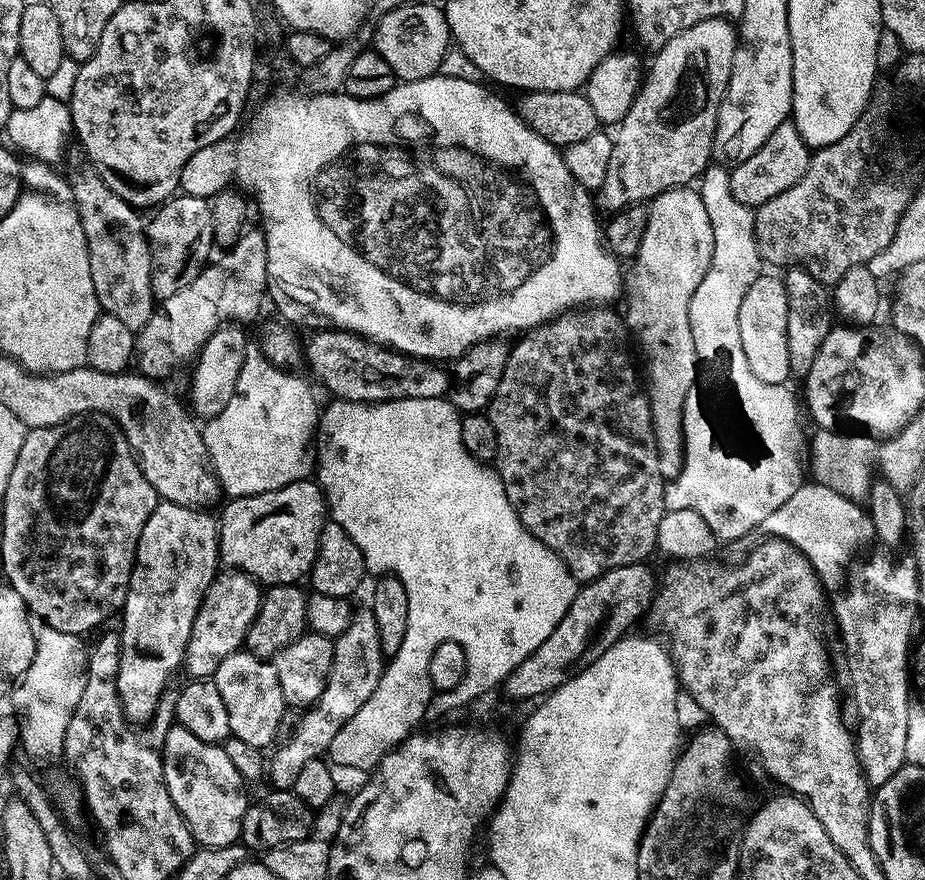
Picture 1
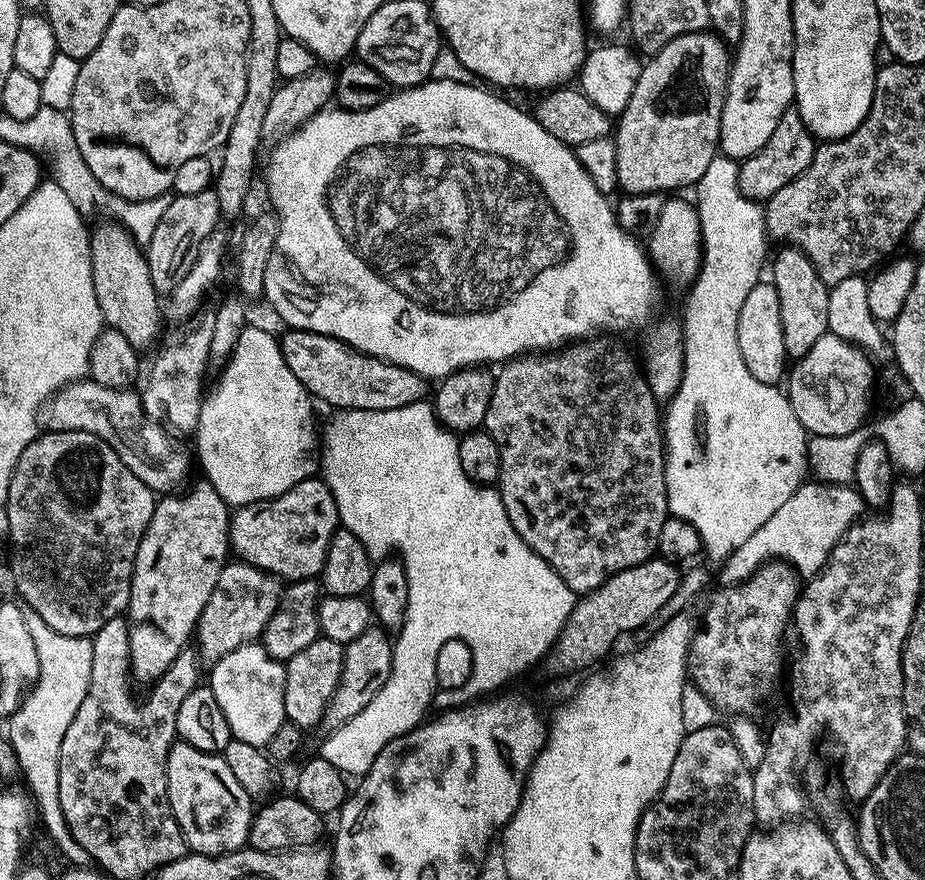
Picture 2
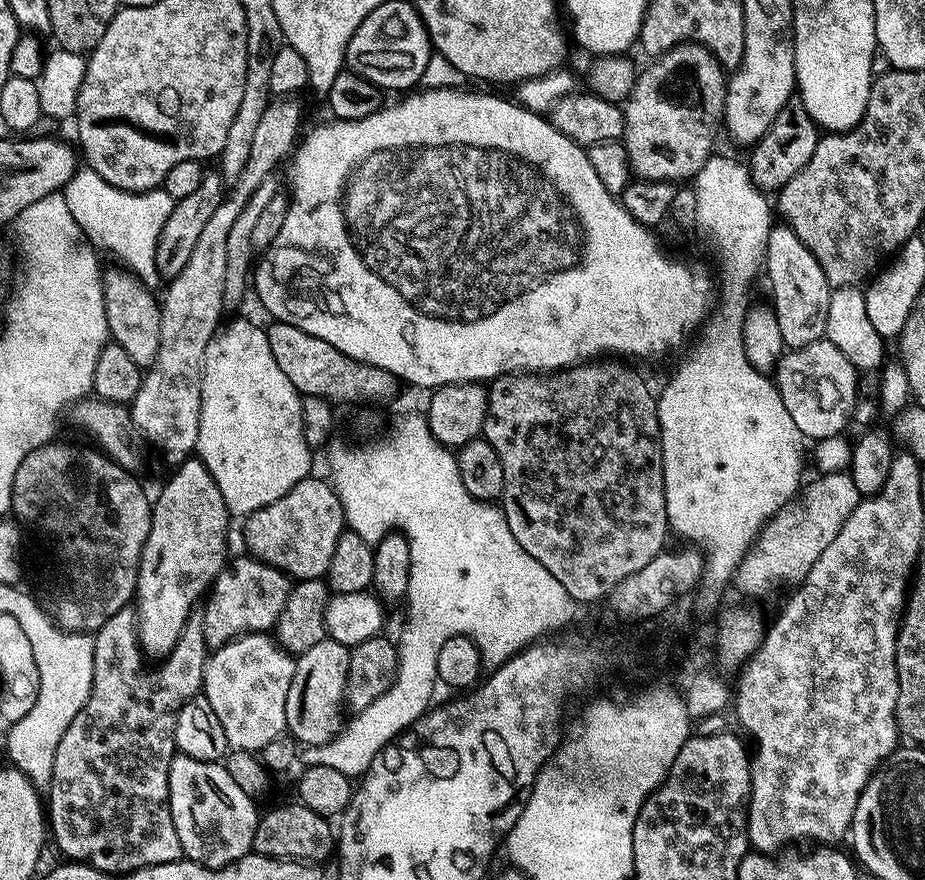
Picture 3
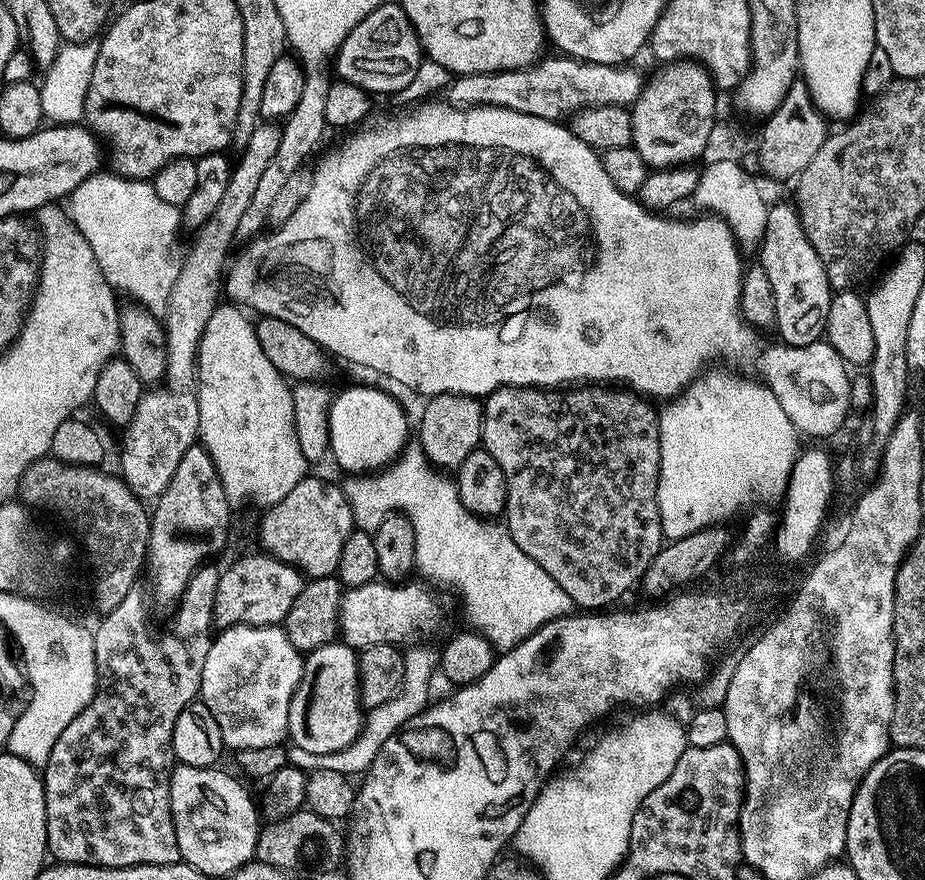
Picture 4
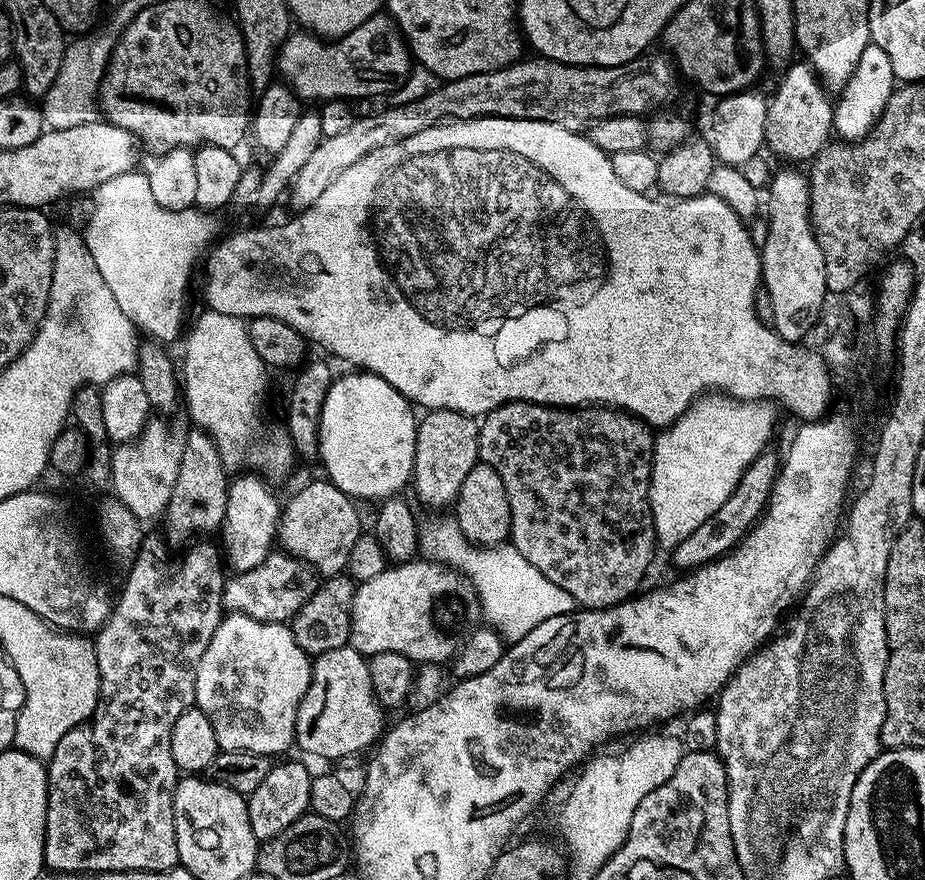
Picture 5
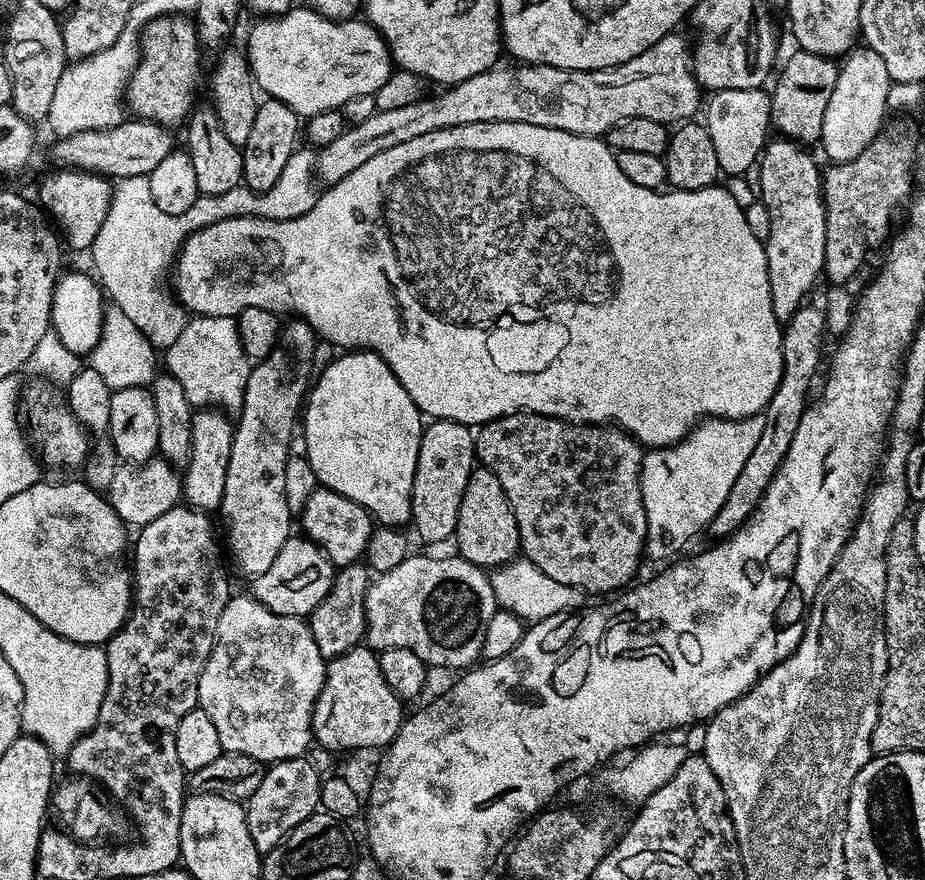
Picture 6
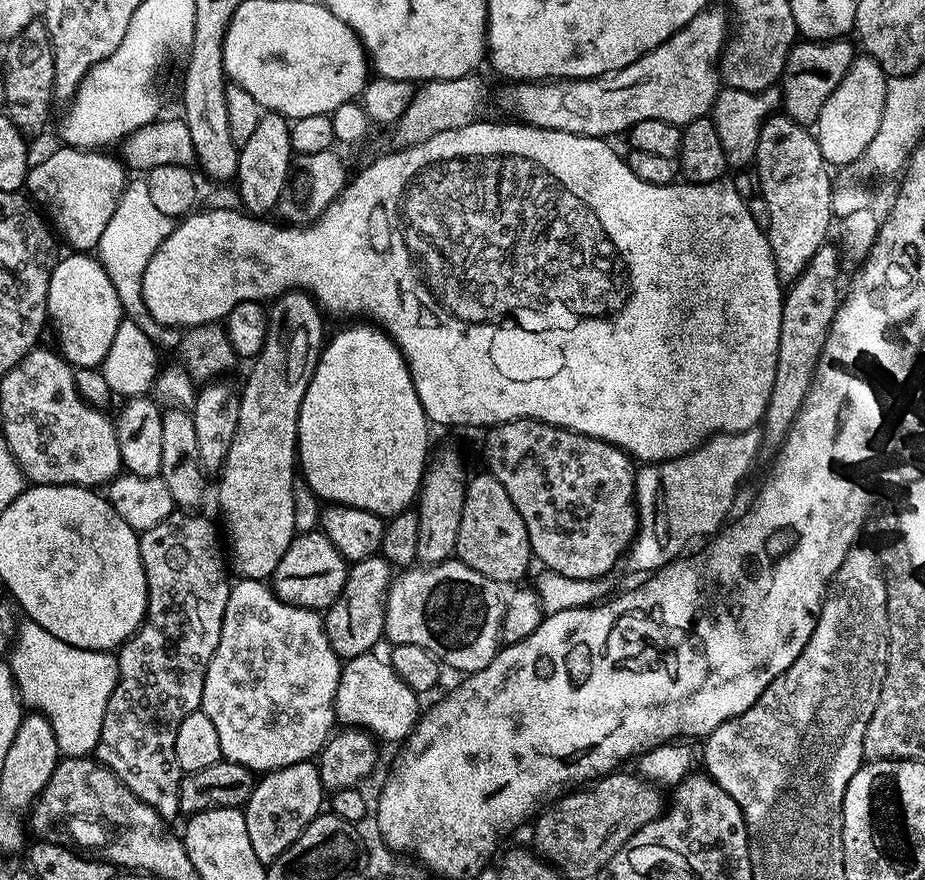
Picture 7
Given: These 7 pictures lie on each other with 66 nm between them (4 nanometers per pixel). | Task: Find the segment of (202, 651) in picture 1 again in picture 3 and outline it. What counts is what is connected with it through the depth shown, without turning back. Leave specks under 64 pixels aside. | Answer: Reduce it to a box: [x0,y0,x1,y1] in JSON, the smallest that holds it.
[202,556,292,649]

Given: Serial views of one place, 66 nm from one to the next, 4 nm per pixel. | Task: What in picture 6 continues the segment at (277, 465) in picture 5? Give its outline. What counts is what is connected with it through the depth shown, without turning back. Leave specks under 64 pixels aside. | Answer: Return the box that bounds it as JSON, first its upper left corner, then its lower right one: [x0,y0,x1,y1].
[165,316,252,412]

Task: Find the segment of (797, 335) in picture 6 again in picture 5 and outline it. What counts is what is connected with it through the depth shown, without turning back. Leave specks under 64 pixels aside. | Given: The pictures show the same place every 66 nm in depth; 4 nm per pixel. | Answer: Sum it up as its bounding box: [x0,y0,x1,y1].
[674,450,778,570]

